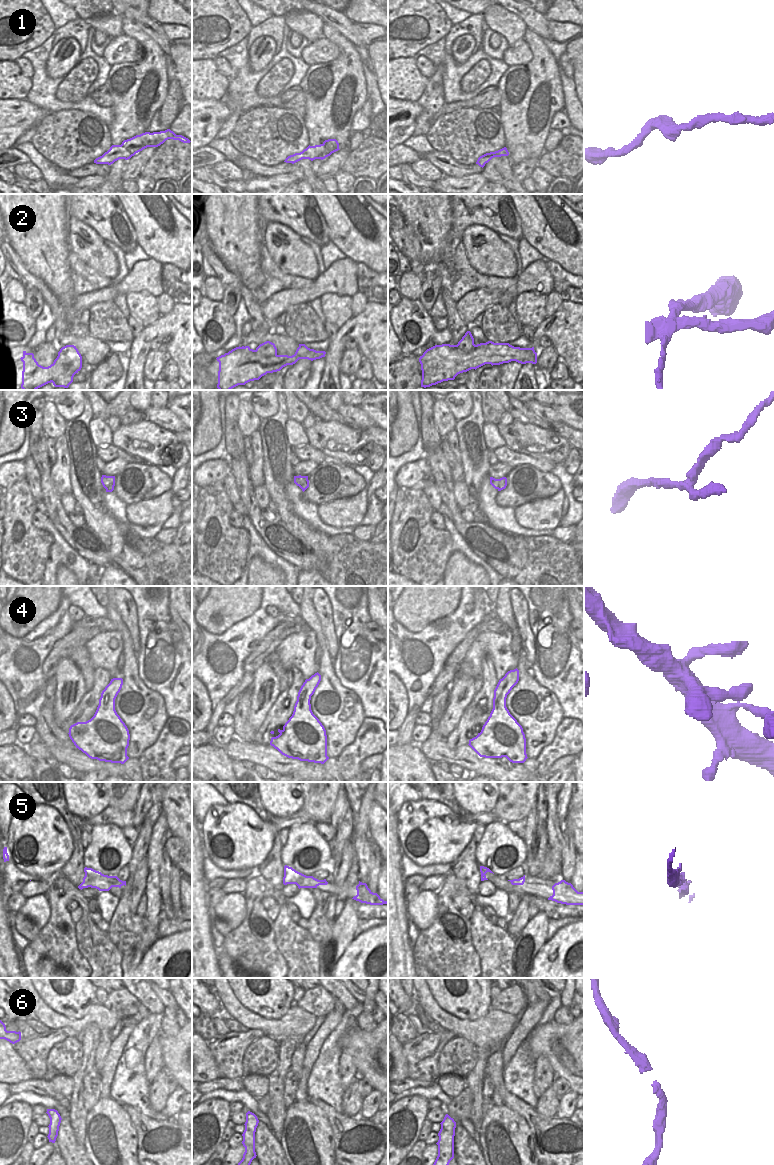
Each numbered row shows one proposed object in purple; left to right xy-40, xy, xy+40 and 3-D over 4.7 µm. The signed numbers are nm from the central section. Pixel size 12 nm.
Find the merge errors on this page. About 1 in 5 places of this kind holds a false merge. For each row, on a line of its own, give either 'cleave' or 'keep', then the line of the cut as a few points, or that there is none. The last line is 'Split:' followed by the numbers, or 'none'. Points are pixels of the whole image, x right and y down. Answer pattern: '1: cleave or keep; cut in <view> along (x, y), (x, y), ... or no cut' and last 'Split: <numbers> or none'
1: keep; no cut
2: cleave; cut in xy-40 along (80, 367), (55, 364), (51, 381)
3: cleave; cut in xy+40 along (499, 479), (497, 488)
4: keep; no cut
5: keep; no cut
6: keep; no cut
Split: 2, 3

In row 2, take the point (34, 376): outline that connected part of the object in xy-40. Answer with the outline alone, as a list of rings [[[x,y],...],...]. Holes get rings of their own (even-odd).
[[[23,351],[23,356],[20,359],[23,362],[21,384],[23,390],[37,390],[51,383],[54,378],[53,366],[55,364],[68,364],[70,368],[82,368],[82,356],[76,352],[64,354],[62,351],[59,351],[57,358],[48,367],[39,365],[33,353]]]

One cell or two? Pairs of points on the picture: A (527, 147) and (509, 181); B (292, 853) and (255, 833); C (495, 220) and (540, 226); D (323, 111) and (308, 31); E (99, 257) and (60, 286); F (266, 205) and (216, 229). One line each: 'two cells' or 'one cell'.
A: two cells
B: two cells
C: two cells
D: two cells
E: two cells
F: two cells

